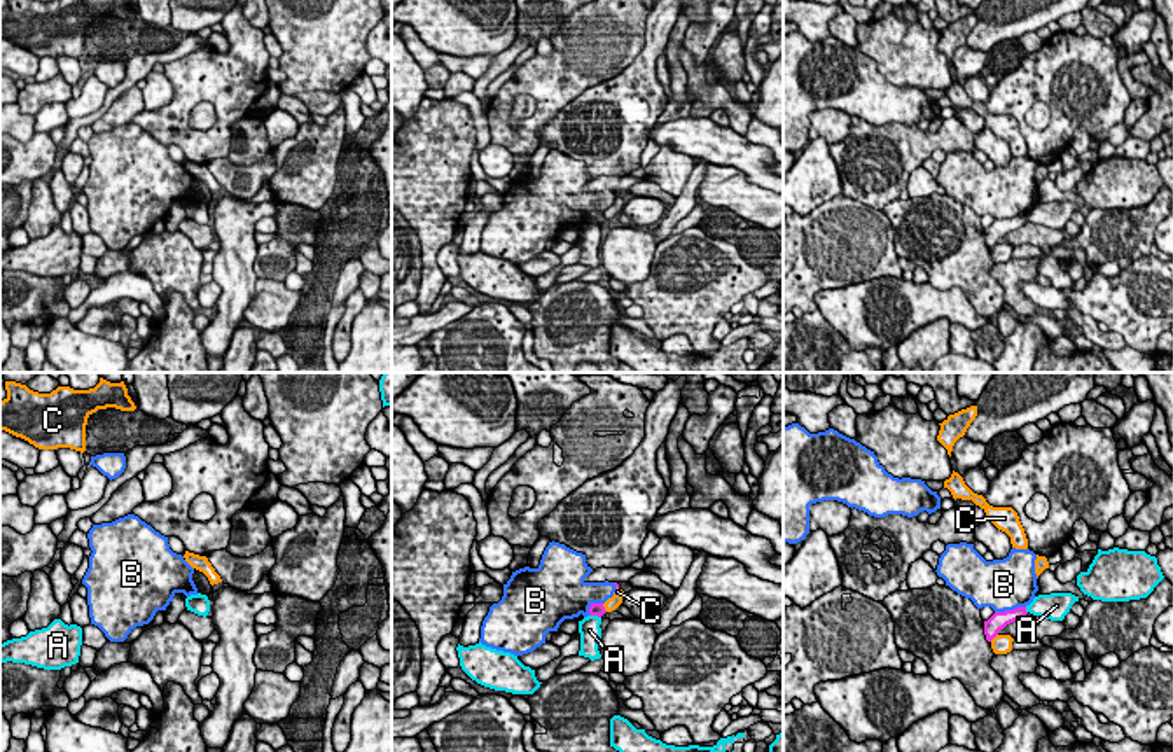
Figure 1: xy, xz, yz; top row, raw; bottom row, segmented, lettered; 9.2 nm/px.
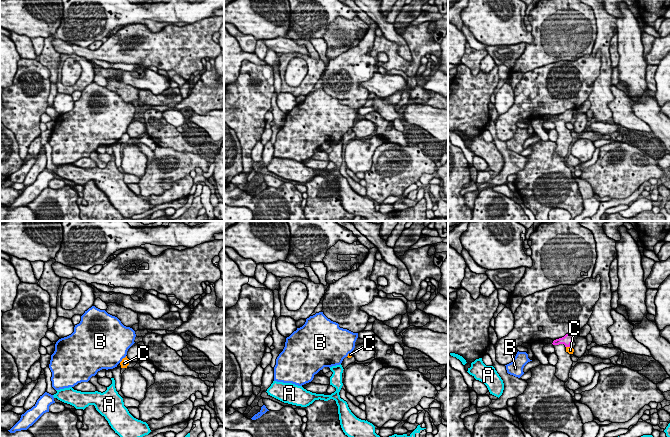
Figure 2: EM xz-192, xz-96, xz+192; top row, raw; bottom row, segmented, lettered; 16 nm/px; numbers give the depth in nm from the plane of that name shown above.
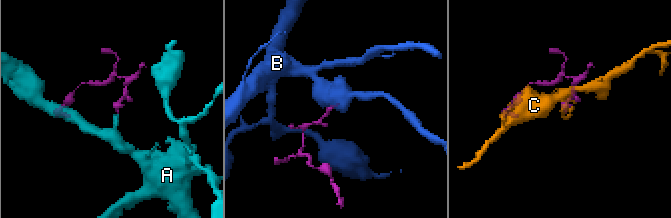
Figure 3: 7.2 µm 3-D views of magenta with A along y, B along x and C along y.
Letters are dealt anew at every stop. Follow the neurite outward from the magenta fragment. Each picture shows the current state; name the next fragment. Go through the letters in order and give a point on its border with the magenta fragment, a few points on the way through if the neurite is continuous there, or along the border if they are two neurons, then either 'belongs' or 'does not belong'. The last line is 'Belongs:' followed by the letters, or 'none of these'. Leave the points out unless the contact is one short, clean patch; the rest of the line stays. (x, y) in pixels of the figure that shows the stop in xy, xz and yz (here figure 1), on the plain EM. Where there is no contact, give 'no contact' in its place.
A: xz (596, 222) | along xz (591, 222), (600, 226) | does not belong
B: yz (1009, 219) | along yz (1025, 214), (995, 221) | does not belong
C: xz (603, 215) | does not belong
Belongs: none of these

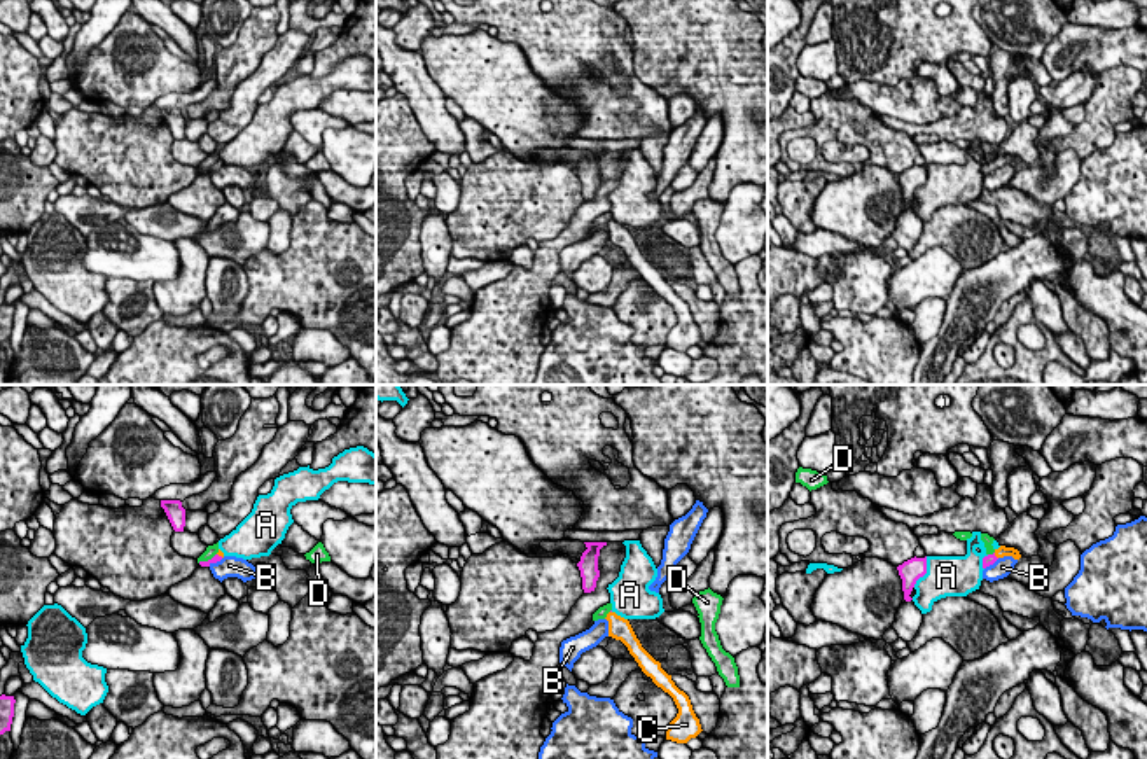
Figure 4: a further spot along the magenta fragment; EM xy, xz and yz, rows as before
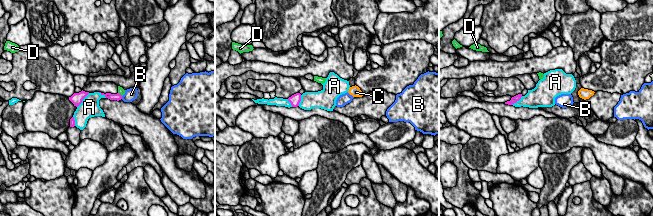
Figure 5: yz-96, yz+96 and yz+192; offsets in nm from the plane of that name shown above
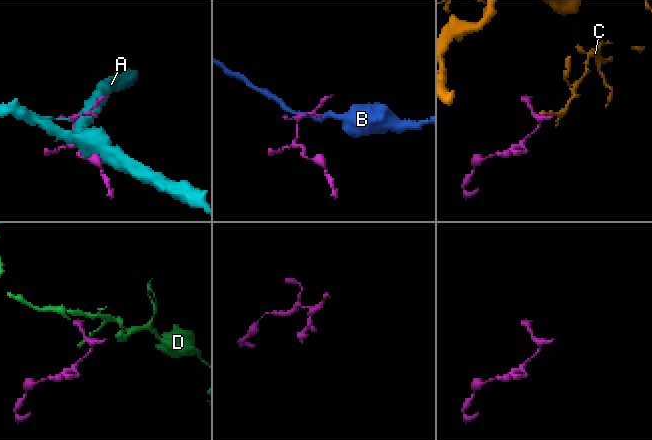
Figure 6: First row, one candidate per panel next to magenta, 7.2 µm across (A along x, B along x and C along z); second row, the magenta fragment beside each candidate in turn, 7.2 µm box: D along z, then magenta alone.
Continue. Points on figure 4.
A: yz (925, 181) | does not belong
B: xy (215, 170) | along xy (222, 167), (208, 174) | does not belong
C: xy (221, 165) | across xy (215, 167), (221, 165), (219, 161) | belongs
D: xy (208, 168) | along xy (215, 161), (198, 170) | does not belong
Belongs: C

